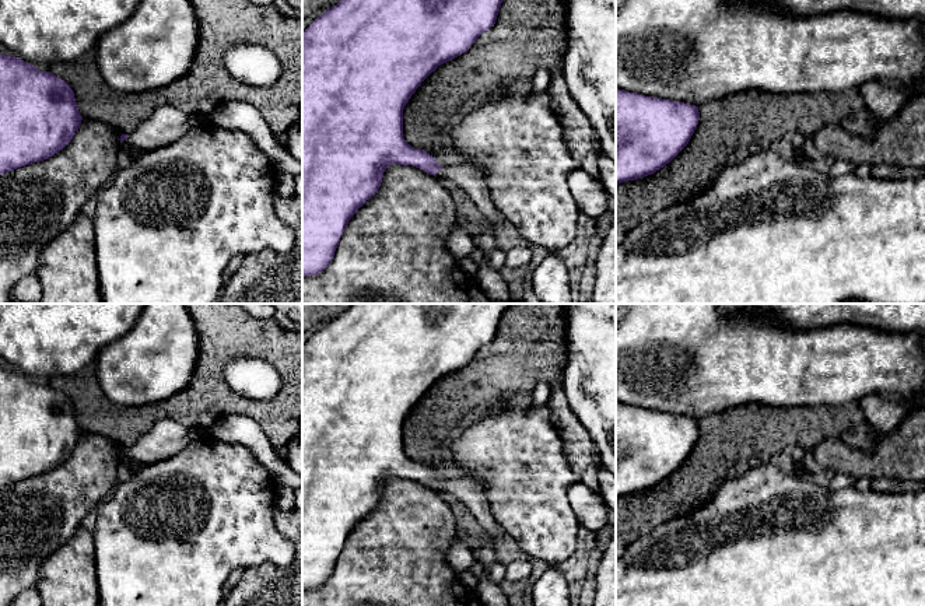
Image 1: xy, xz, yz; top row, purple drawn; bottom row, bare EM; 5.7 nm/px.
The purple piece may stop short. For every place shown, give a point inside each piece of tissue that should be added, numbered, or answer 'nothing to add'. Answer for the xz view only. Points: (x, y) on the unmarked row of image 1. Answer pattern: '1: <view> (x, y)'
1: xz (472, 490)

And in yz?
nothing to add

